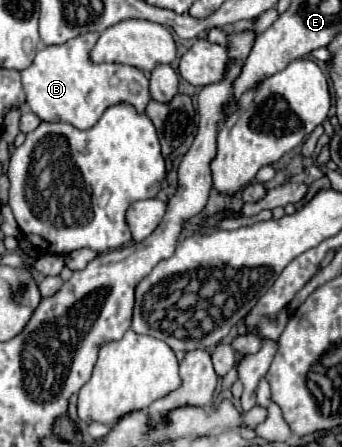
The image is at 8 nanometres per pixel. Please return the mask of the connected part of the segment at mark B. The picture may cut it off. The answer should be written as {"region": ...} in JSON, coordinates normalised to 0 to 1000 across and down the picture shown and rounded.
{"region":[[[281,72],[240,76],[175,103],[129,103],[105,116],[88,152],[64,157],[64,192],[82,242],[129,273],[205,273],[228,291],[257,291],[287,273],[310,242],[368,228],[415,255],[444,224],[433,206],[433,174],[415,157],[363,143],[275,143],[246,130],[246,103],[275,103]]]}

